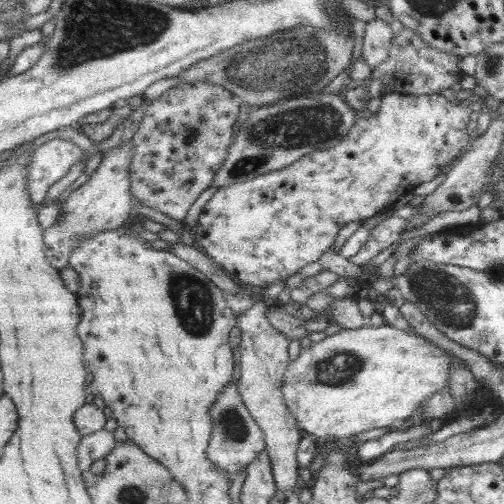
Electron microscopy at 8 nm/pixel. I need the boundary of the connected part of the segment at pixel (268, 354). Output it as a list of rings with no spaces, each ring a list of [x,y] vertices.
[[[258,300],[248,310],[243,310],[238,317],[238,328],[241,332],[241,342],[238,348],[240,363],[241,398],[249,410],[249,414],[257,421],[265,434],[265,452],[272,463],[272,475],[277,490],[295,490],[300,488],[299,465],[297,450],[304,432],[297,427],[290,409],[284,405],[282,395],[282,377],[289,364],[289,342],[274,327],[266,317],[268,305]]]

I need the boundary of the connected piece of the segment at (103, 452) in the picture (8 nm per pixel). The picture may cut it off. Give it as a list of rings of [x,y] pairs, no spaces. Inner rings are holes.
[[[107,429],[84,436],[80,446],[81,470],[91,471],[96,461],[108,459],[118,445],[114,431]]]

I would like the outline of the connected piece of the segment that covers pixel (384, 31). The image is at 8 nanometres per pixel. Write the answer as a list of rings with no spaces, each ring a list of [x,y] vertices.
[[[377,17],[367,20],[364,38],[362,38],[361,56],[371,70],[388,58],[390,43],[394,37],[395,34],[390,24]]]

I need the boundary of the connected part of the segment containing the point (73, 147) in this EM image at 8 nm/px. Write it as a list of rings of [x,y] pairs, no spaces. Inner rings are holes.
[[[57,137],[44,143],[35,150],[32,169],[29,178],[29,189],[35,204],[42,204],[48,192],[56,182],[60,182],[72,166],[91,156],[82,150],[78,144],[64,138]]]

